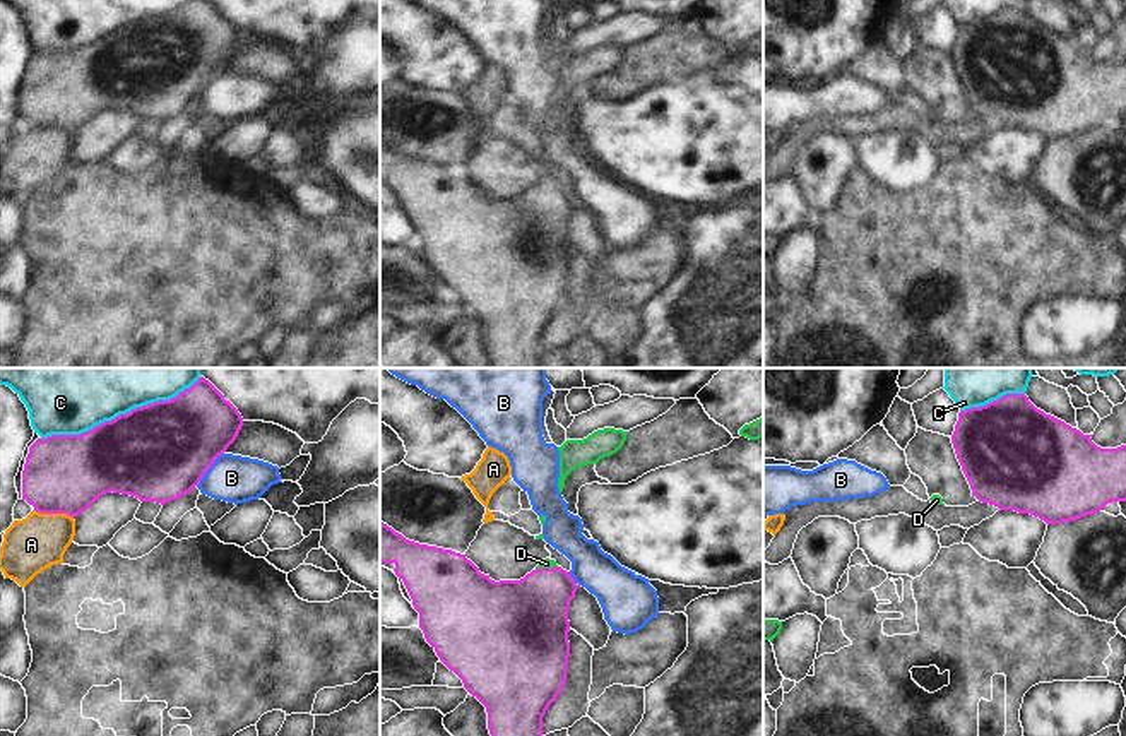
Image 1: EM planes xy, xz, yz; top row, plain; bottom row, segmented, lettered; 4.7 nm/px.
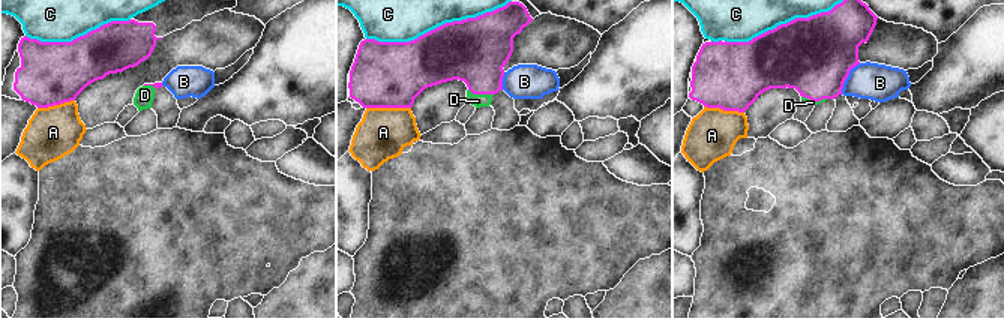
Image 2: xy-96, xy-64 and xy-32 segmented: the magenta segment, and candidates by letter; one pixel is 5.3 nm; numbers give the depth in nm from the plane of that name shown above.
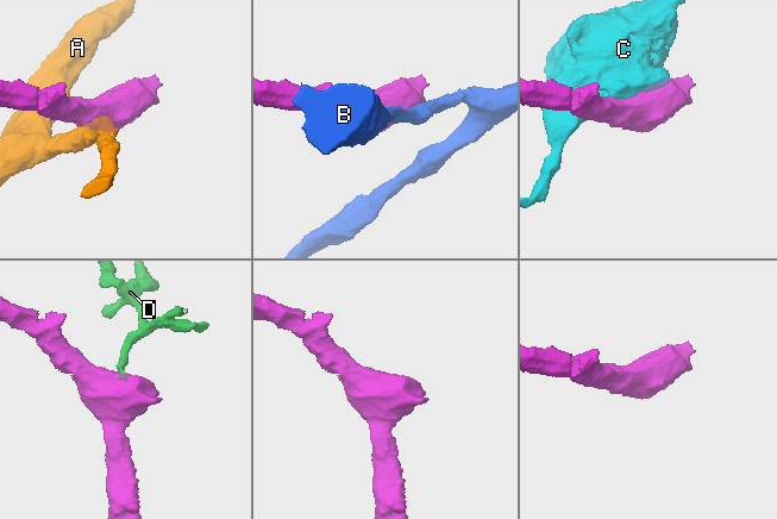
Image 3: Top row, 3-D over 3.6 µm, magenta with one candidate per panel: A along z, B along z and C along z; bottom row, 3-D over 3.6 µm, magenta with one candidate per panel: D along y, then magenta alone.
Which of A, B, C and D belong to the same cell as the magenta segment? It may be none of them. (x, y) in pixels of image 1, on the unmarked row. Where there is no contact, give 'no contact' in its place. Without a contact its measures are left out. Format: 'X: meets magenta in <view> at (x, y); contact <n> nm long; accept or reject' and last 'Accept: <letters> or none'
A: meets magenta in xy at (53, 129); contact 190 nm long; reject
B: meets magenta in xy at (209, 84); contact 200 nm long; reject
C: meets magenta in xy at (117, 33); contact 750 nm long; reject
D: meets magenta in xz at (546, 185); contact 110 nm long; accept
Accept: D

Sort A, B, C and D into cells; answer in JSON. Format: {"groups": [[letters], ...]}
{"groups": [["A"], ["B"], ["C"], ["D"]]}

